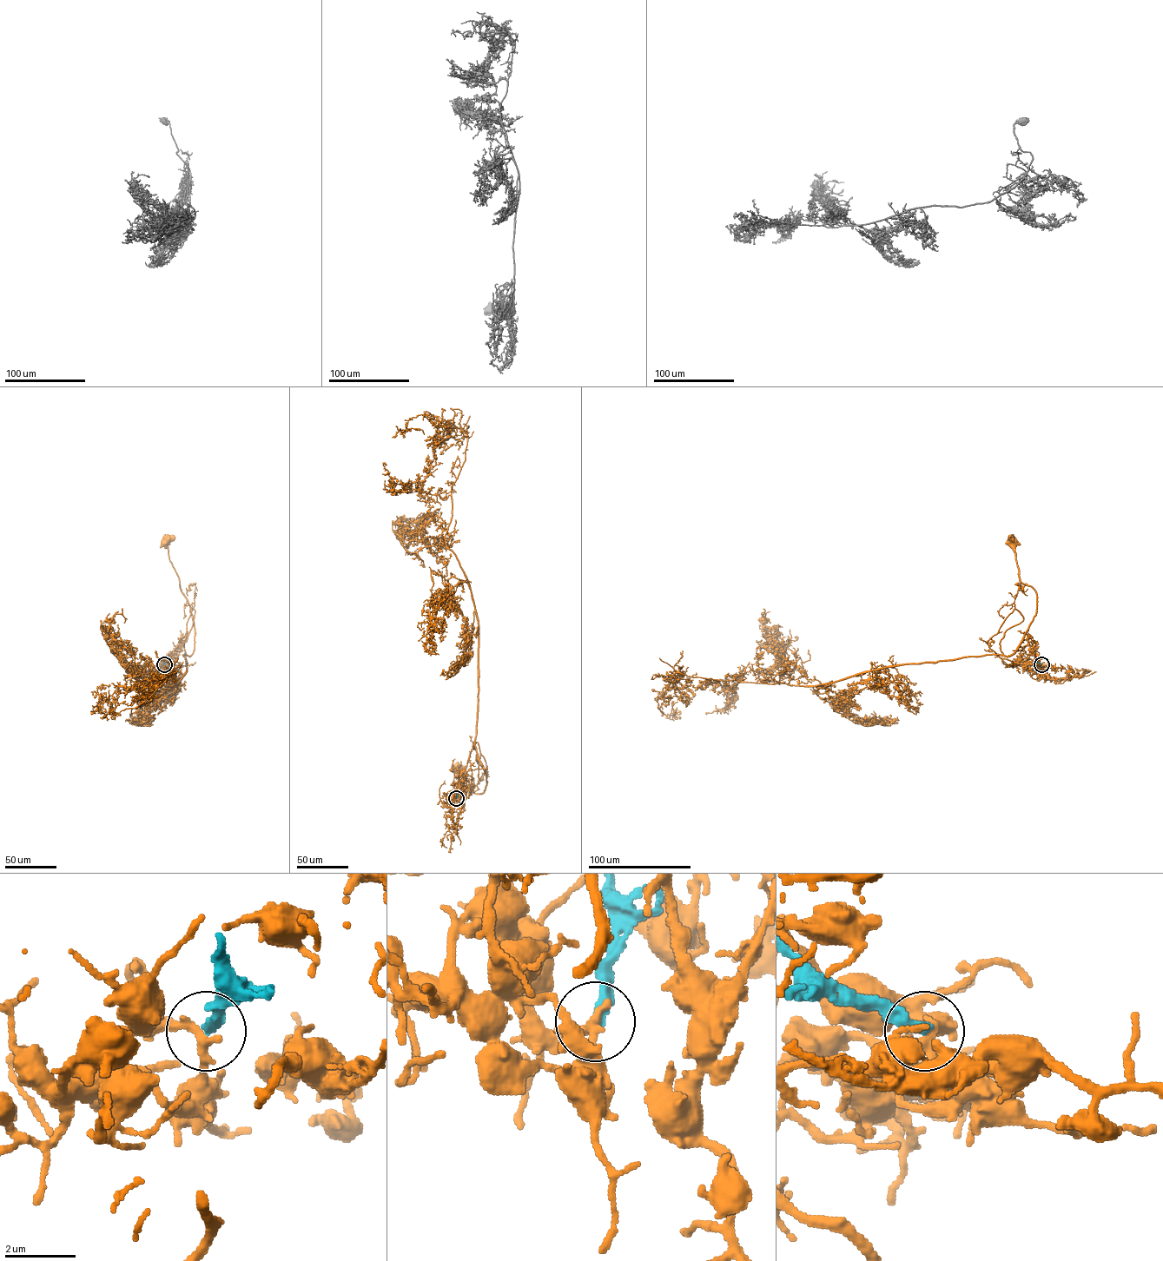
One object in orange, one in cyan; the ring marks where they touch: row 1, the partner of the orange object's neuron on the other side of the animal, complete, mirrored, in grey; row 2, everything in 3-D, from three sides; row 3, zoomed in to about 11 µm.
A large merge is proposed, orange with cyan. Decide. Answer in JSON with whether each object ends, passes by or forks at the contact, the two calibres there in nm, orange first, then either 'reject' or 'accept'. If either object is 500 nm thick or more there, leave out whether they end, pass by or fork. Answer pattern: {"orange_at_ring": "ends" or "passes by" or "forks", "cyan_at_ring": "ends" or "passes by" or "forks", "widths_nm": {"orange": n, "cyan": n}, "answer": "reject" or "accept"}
{"orange_at_ring": "passes by", "cyan_at_ring": "ends", "widths_nm": {"orange": 280, "cyan": 320}, "answer": "reject"}

